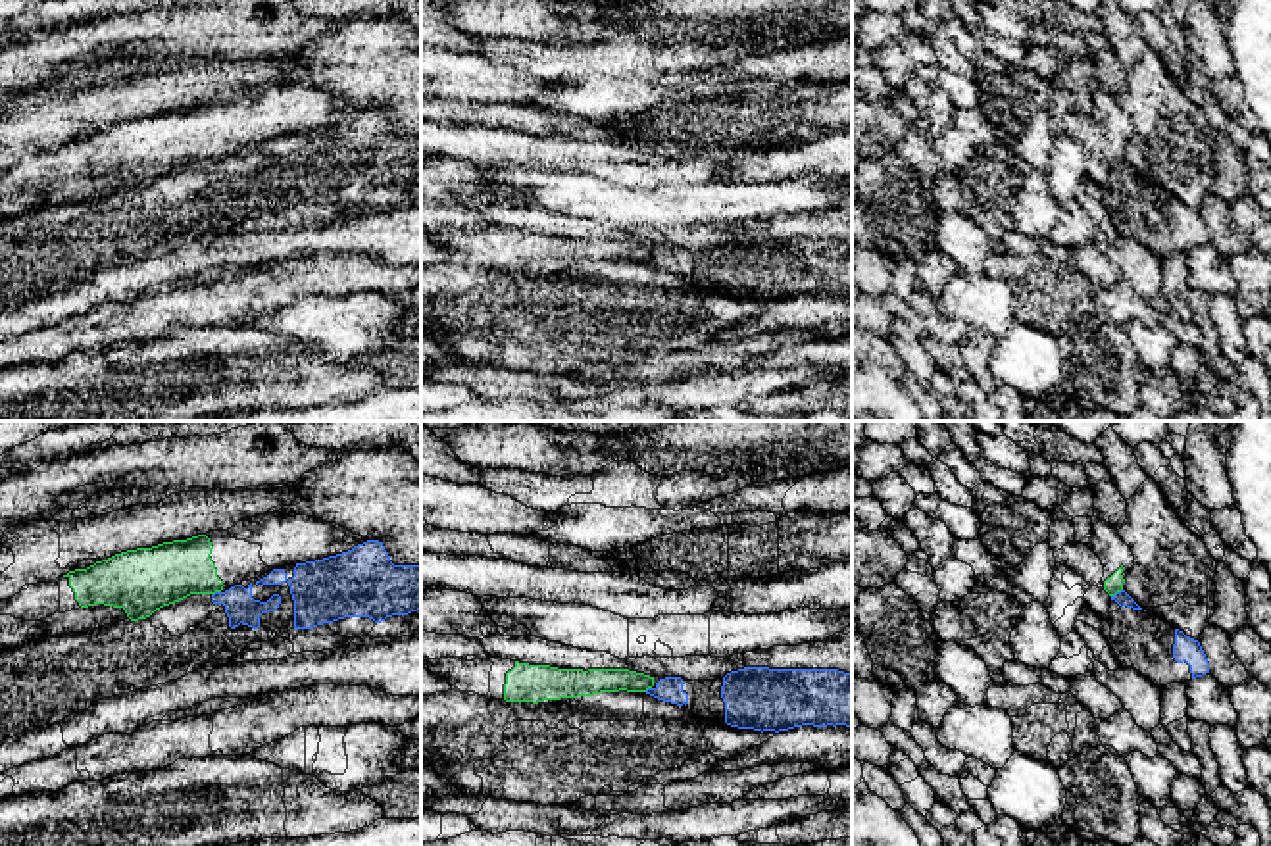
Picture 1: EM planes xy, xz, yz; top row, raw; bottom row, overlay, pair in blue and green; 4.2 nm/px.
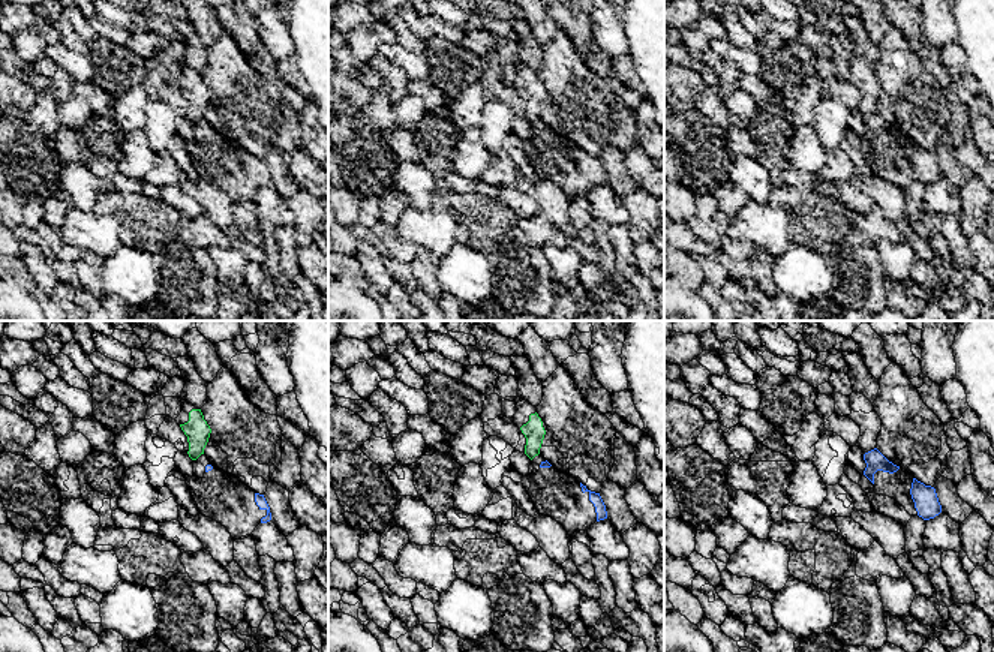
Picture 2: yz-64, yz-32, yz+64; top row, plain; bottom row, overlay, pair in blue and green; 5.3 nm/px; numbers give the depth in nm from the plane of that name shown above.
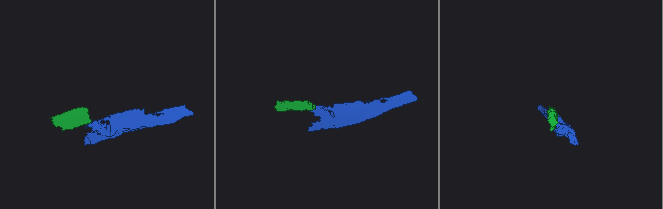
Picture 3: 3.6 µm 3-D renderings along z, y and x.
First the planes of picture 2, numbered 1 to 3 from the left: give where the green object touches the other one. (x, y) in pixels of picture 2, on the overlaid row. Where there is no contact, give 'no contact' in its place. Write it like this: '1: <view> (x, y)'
1: no contact
2: no contact
3: no contact

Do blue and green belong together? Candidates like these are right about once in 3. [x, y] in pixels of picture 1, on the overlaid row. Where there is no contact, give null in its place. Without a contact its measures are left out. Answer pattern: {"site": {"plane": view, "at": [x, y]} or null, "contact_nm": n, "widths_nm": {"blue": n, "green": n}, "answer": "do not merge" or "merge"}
{"site": {"plane": "yz", "at": [1118, 593]}, "contact_nm": 60, "widths_nm": {"blue": 60, "green": 80}, "answer": "do not merge"}

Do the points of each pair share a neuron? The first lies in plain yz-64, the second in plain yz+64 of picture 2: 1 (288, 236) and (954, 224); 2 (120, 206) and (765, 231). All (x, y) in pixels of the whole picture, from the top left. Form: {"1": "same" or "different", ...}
{"1": "same", "2": "different"}

